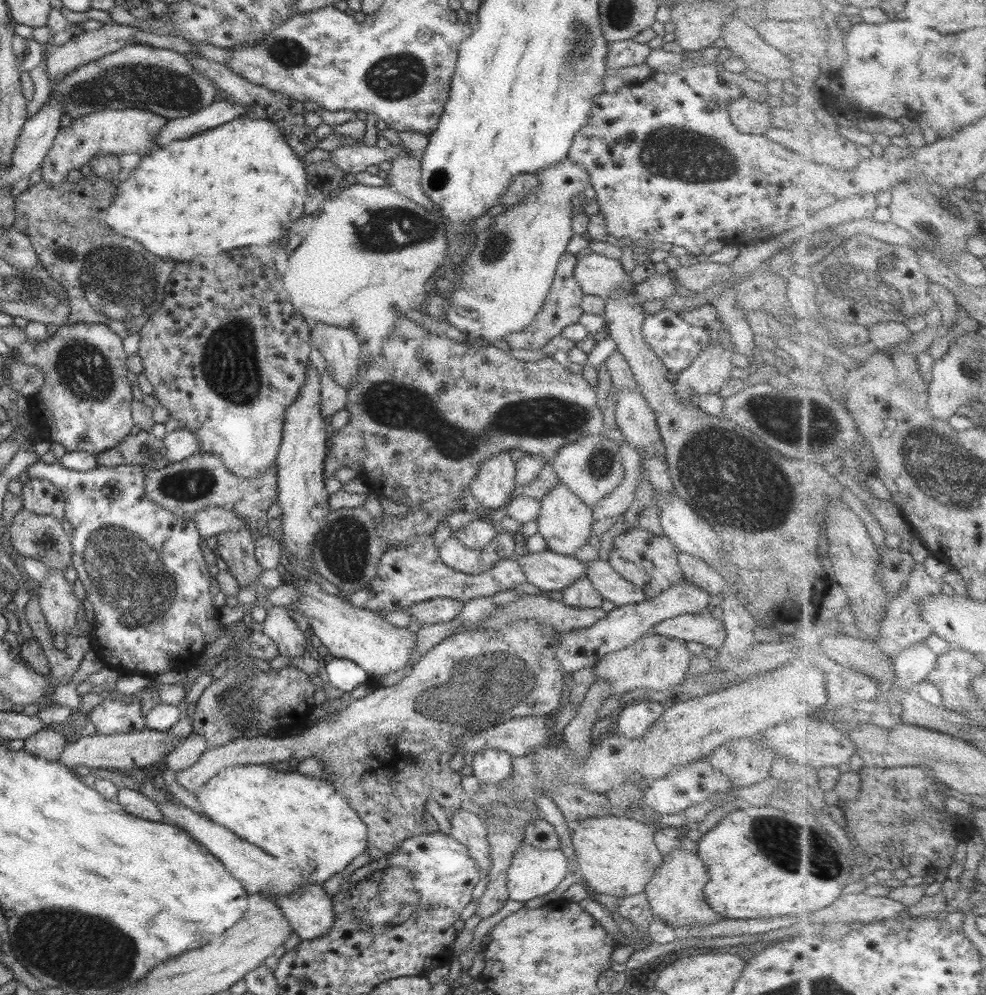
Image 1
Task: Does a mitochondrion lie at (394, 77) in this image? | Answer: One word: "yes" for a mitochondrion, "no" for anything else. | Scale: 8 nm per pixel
yes

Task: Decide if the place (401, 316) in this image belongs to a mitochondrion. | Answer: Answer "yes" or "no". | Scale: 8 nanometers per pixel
no

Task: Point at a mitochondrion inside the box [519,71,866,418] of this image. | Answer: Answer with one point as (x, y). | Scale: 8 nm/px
(675, 154)

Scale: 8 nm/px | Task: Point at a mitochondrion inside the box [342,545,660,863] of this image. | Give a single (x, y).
(476, 690)

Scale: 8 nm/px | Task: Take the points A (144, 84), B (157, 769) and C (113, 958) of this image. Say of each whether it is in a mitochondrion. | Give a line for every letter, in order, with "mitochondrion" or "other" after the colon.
A: mitochondrion
B: other
C: mitochondrion

